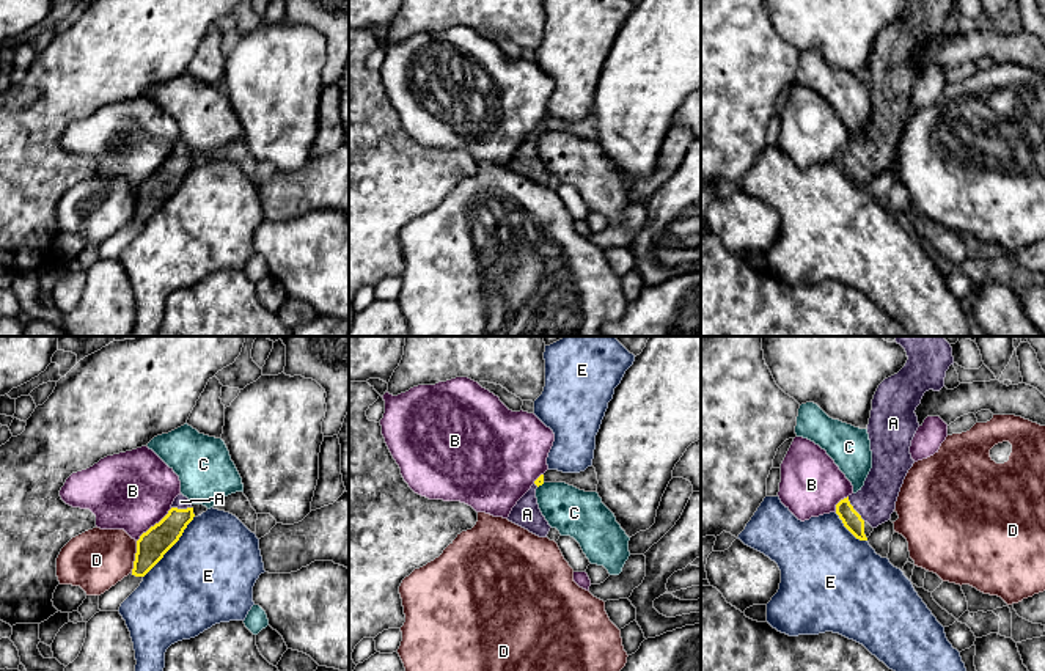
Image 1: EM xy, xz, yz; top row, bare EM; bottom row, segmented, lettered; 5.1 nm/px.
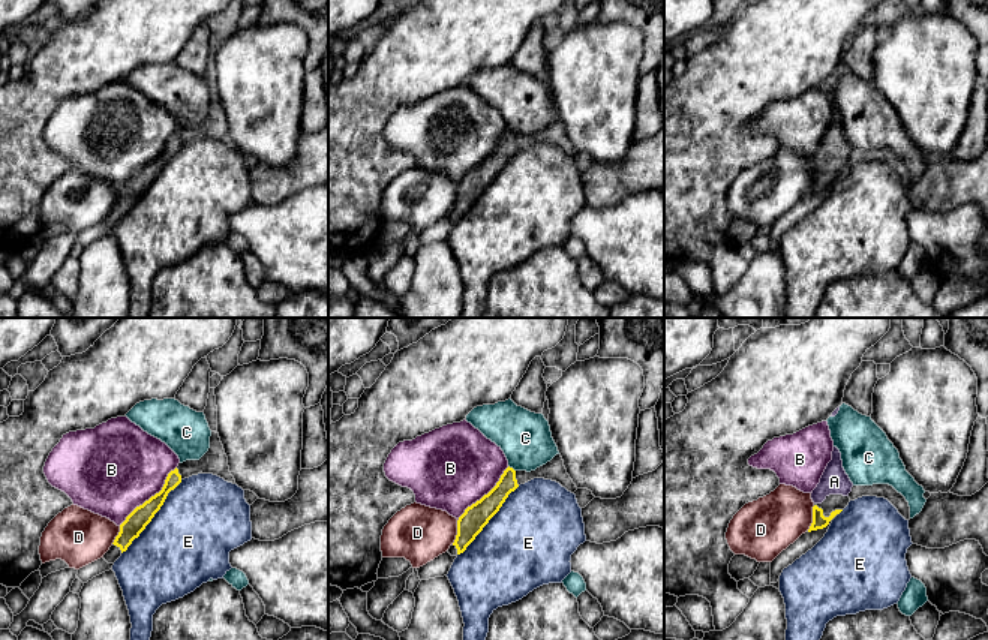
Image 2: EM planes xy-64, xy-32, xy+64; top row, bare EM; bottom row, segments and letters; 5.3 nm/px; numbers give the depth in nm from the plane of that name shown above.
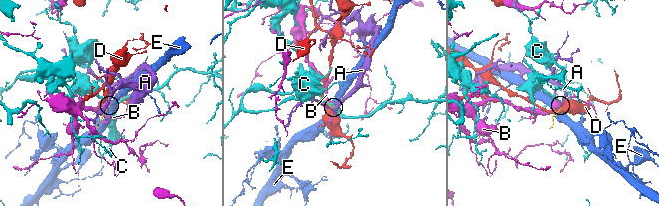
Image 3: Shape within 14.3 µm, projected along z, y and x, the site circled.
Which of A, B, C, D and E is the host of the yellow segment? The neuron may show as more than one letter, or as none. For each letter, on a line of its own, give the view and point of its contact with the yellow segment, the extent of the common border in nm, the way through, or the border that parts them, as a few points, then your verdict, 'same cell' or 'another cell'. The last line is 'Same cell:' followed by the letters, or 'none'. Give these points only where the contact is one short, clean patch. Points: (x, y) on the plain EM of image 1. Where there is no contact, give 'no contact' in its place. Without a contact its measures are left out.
A: contact yz (854, 157); length 160 nm; way yz (852, 168), (854, 157), (876, 150); same cell
B: contact xy (154, 173); length 260 nm; another cell
C: contact xz (541, 132); length 50 nm; border xz (544, 131), (538, 135); another cell
D: contact xy (135, 205); length 170 nm; another cell
E: contact xy (172, 194); length 420 nm; another cell
Same cell: A

